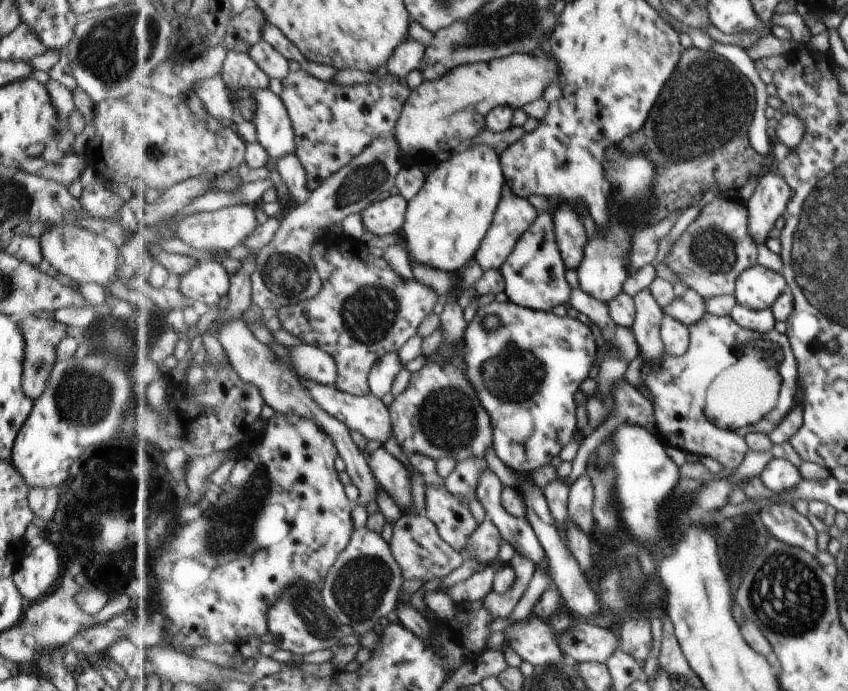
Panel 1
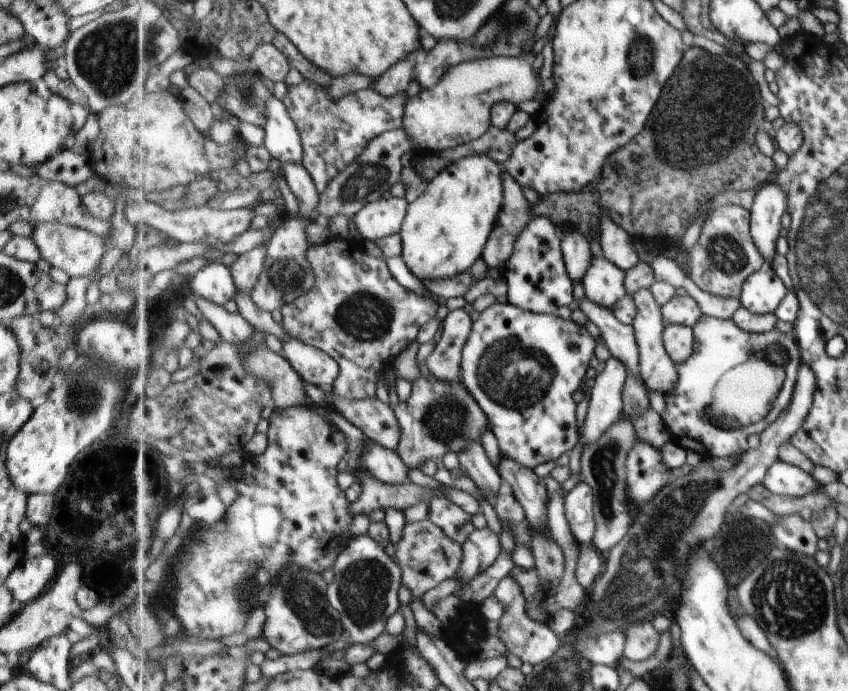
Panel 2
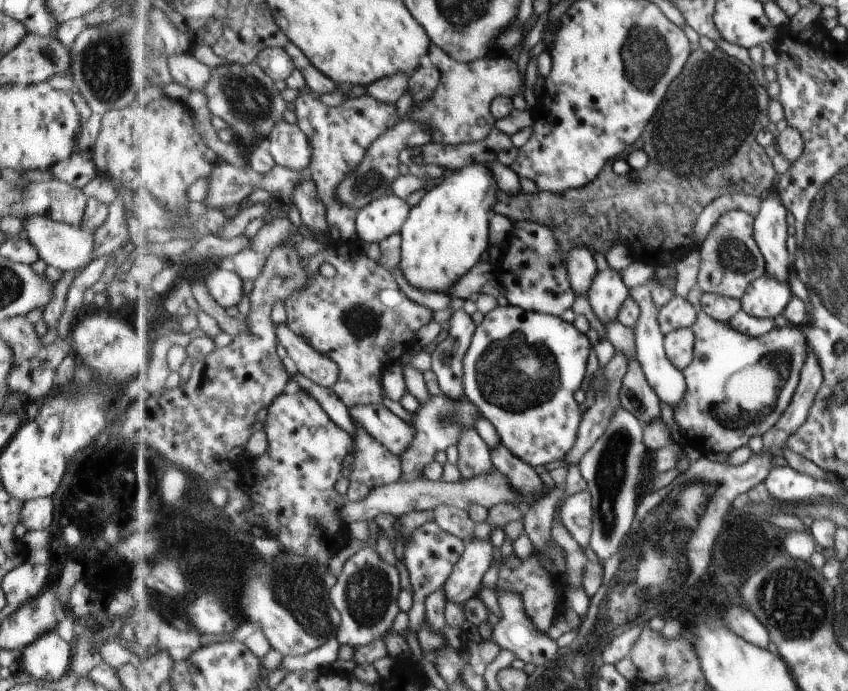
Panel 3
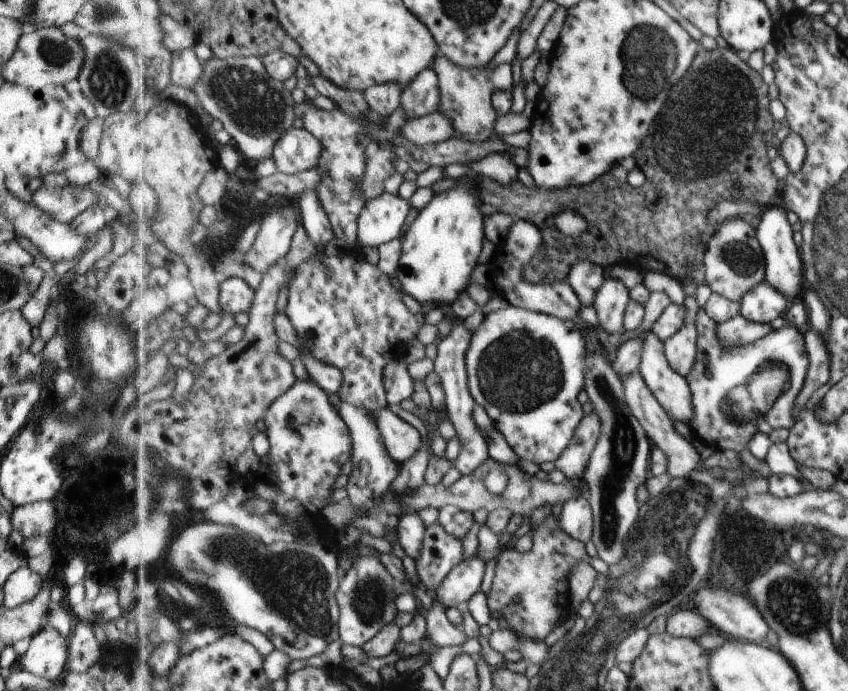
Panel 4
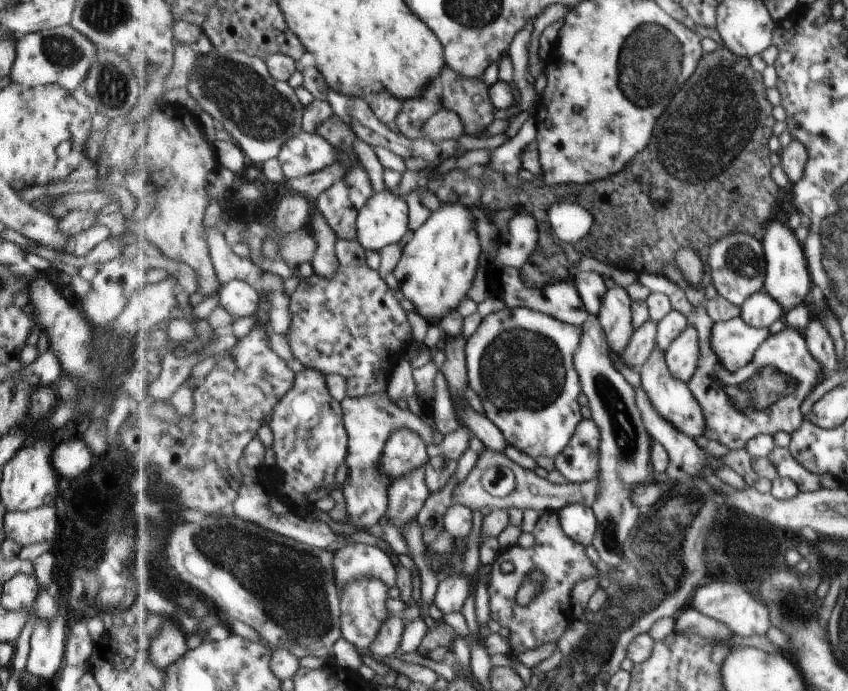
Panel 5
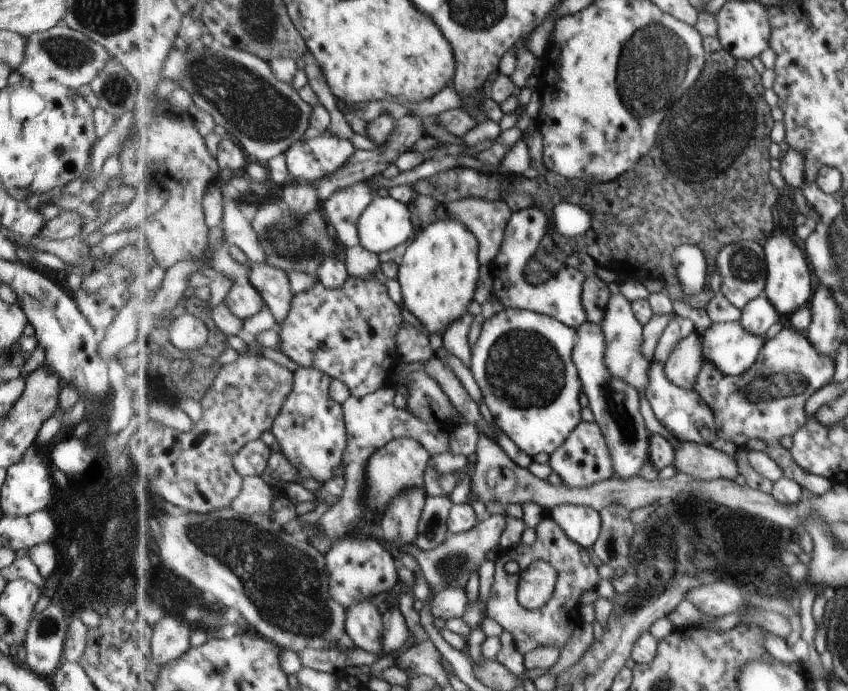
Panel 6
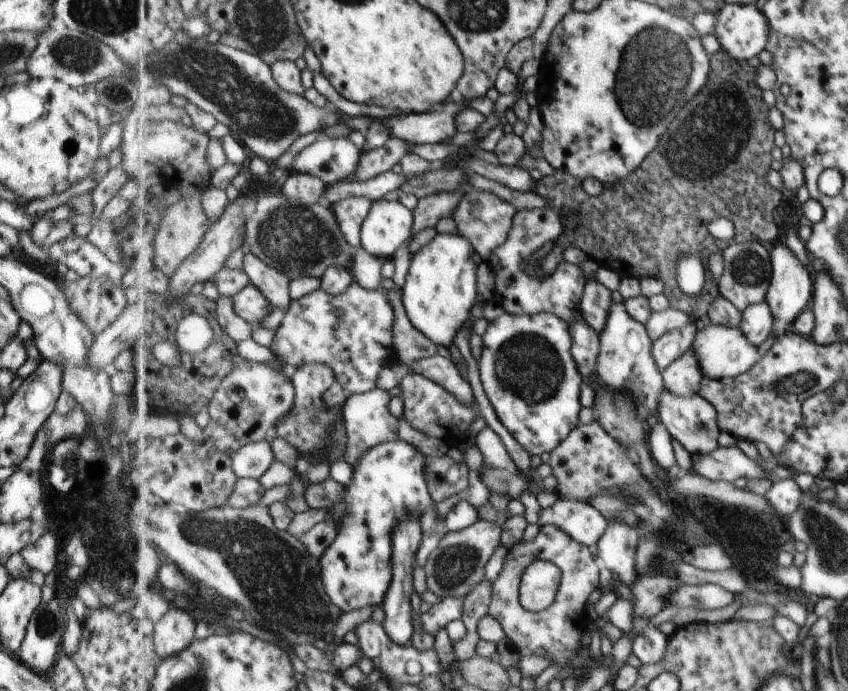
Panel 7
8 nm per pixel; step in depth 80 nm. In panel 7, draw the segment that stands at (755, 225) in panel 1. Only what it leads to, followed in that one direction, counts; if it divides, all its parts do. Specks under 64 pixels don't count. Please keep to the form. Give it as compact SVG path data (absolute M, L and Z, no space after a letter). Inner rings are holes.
M782 242L774 243L769 246L772 262L772 282L769 286L766 302L773 310L775 316L774 334L784 334L793 329L793 324L799 318L801 310L807 306L809 298L811 298L811 278L805 272L805 266L801 265L799 258L789 250L789 248Z

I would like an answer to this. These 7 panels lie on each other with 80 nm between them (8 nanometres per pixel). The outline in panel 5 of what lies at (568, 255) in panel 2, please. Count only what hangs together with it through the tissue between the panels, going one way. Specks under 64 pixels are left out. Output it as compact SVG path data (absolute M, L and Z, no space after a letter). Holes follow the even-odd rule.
M572 271L573 282L579 289L579 294L585 303L589 314L598 318L607 291L605 279L598 272Z

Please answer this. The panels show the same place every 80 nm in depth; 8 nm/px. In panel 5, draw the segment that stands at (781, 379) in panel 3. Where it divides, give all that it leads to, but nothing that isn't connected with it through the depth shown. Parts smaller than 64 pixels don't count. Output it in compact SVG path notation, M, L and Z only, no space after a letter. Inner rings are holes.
M643 273L639 274L639 282L653 293L667 293L673 311L684 314L689 325L697 330L701 348L700 366L688 385L704 408L708 424L705 434L707 438L716 440L731 450L739 450L746 448L753 437L775 436L781 431L793 434L801 426L804 421L801 412L803 399L825 380L822 366L809 352L802 331L792 327L772 334L757 349L754 359L733 374L723 366L713 350L712 330L715 322L709 316L705 304L695 306L688 299L685 287L666 276Z

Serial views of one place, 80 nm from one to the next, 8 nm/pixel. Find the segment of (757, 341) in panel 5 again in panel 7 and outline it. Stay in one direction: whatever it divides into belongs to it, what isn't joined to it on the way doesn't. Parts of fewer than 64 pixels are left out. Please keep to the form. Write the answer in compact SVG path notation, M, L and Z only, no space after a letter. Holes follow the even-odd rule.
M705 321L699 327L694 346L704 376L709 376L712 380L736 378L741 374L746 374L760 360L757 346L753 346L753 342L749 342L748 336L744 334L740 326L715 325Z

